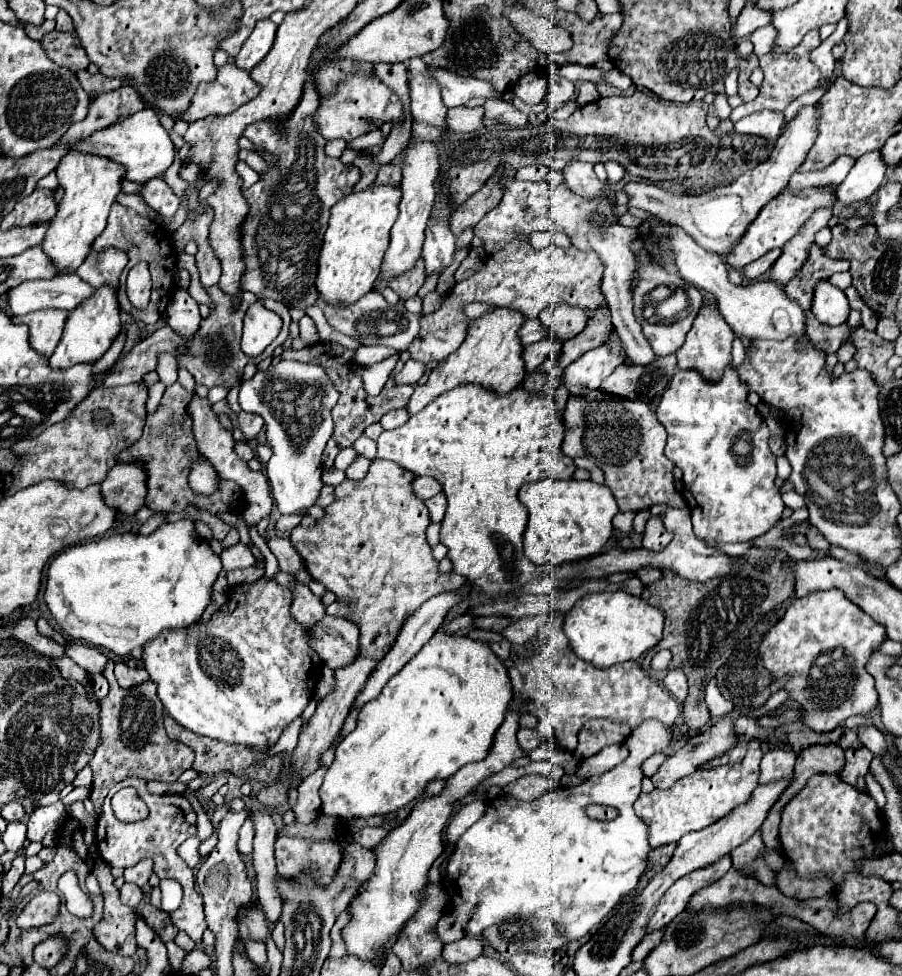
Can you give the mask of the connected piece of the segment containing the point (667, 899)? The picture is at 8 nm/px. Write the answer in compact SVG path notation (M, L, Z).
M731 857L717 861L713 867L705 867L701 871L693 871L685 877L681 877L677 883L673 883L673 887L669 887L669 891L661 897L657 911L653 913L653 919L649 919L647 923L647 933L659 931L665 925L669 925L681 911L685 911L685 907L689 905L689 899L703 889L709 883L719 881L729 869L733 867Z

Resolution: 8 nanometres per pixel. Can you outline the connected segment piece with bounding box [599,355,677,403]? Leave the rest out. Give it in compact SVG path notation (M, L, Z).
M667 355L665 359L657 359L657 363L653 363L653 367L637 367L637 365L619 365L599 387L601 393L609 393L615 397L623 397L623 399L639 399L643 397L643 401L659 401L659 397L663 395L663 387L665 379L671 379L677 373L677 359L675 355Z

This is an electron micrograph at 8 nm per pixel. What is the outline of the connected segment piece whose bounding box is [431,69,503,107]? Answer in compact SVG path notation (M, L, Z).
M431 69L431 75L437 79L447 107L467 105L471 99L501 99L503 97L503 93L499 93L489 81L481 81L475 77L461 77L461 75L453 75L451 71L441 71L441 69Z

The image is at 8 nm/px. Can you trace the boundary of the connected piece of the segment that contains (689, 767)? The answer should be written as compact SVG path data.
M723 717L709 731L701 735L693 735L675 755L671 755L659 767L659 771L651 777L651 781L657 789L669 789L675 781L697 771L699 763L723 755L735 743L737 737L733 735L733 719Z

